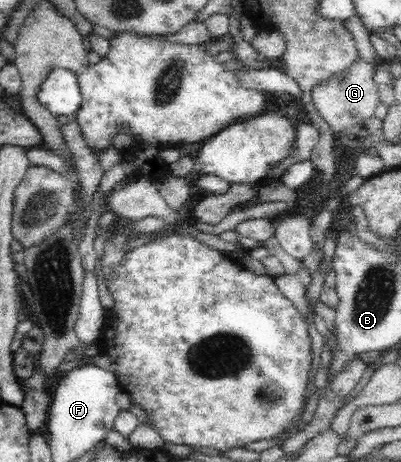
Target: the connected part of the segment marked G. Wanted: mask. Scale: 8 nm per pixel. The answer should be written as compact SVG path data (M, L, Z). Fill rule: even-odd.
M360 56L355 58L354 64L343 69L341 74L335 74L325 81L319 81L319 86L311 88L311 99L321 118L327 122L331 132L336 136L338 132L357 126L360 122L374 116L379 100L379 81L375 80L376 66L363 60Z

